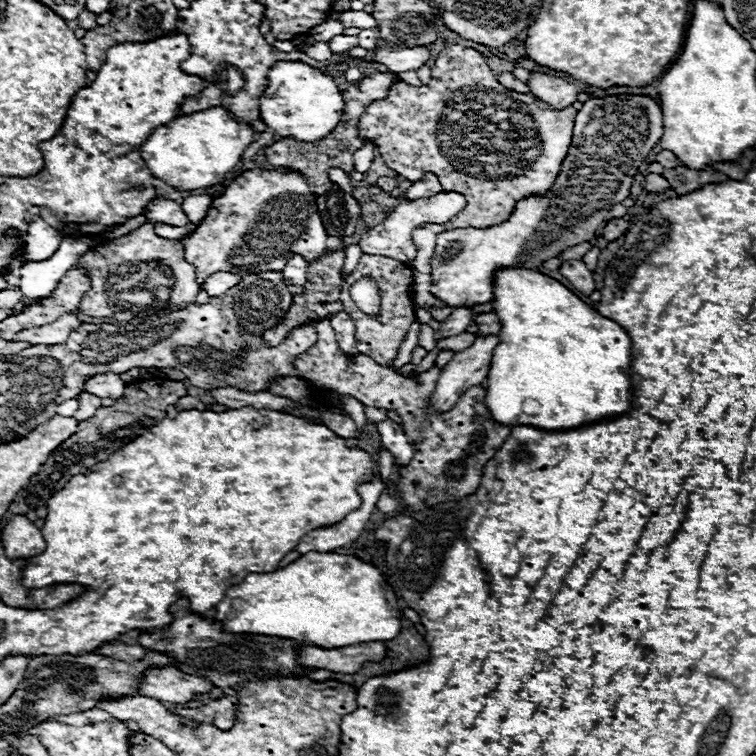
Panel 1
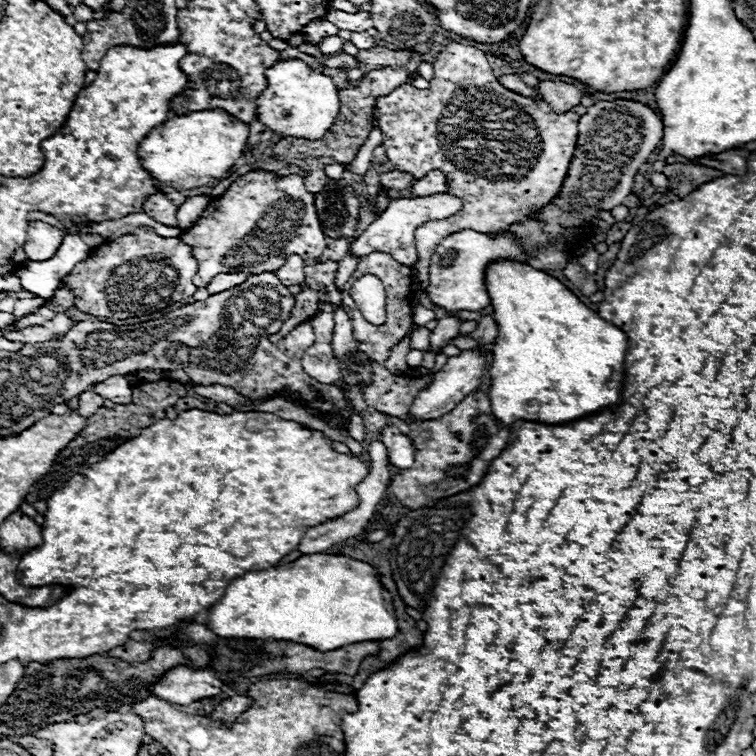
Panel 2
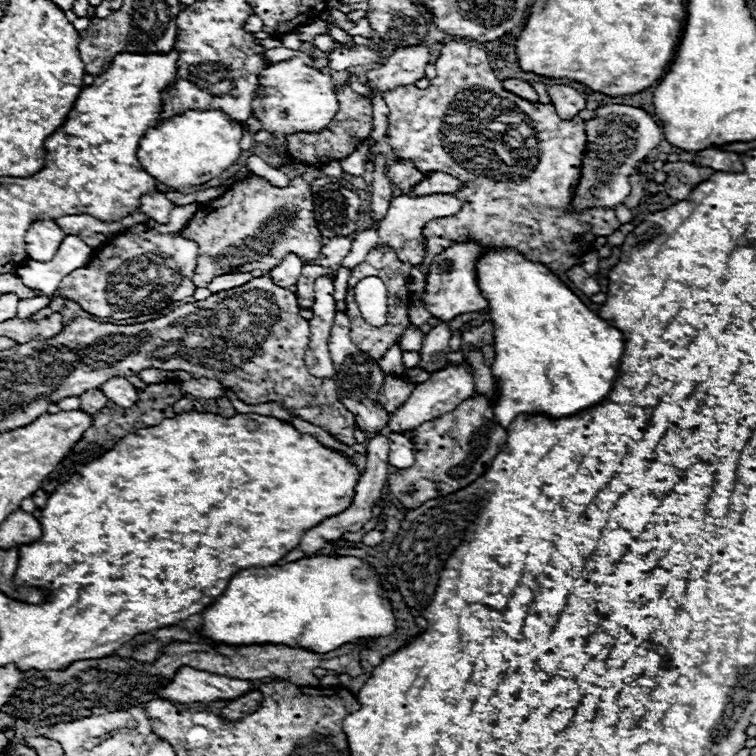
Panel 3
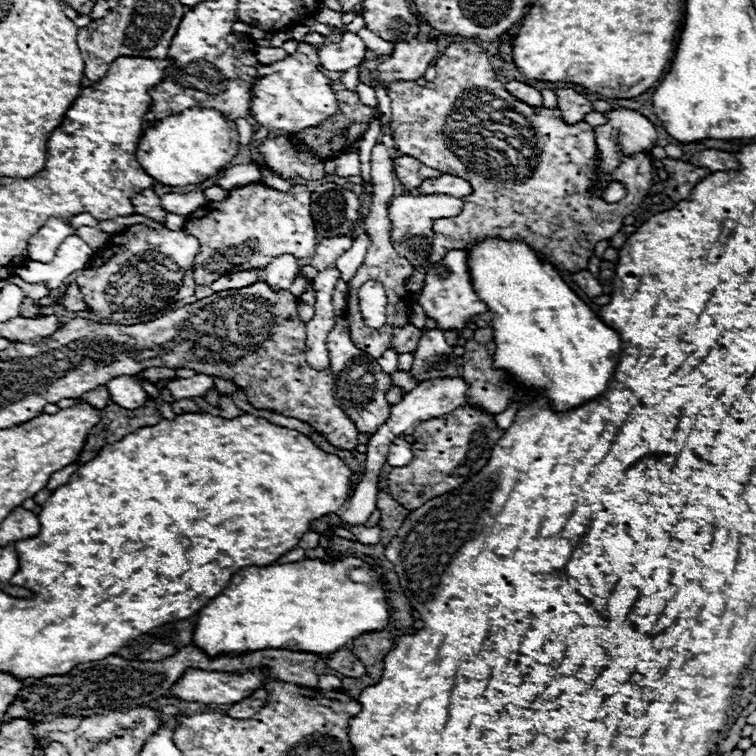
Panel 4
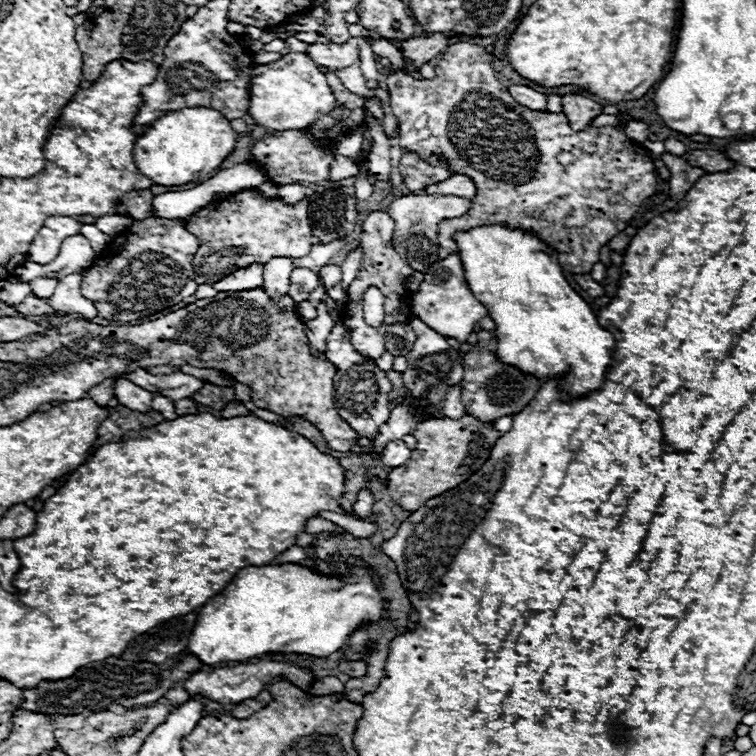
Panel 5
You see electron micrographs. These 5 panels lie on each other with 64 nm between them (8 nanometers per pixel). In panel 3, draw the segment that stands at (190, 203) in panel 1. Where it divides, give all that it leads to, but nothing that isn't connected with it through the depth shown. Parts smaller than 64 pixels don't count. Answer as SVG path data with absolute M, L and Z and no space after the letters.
M186 204L186 206L176 206L172 212L170 212L170 222L166 226L158 226L154 220L152 224L148 224L150 228L158 230L158 232L182 232L188 222L194 218L194 214L200 210L202 204Z

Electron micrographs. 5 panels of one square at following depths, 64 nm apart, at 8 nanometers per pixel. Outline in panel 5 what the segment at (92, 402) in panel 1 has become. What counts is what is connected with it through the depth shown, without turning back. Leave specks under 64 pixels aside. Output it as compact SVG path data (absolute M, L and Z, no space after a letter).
M114 378L104 380L102 384L96 384L94 388L90 388L88 398L92 398L96 404L102 404L102 408L104 408L104 406L108 406L110 398L114 396L114 392L112 392L112 382L114 382Z

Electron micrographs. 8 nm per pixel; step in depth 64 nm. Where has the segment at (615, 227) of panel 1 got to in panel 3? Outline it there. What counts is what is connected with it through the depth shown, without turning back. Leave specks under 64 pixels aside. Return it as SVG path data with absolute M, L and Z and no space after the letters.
M620 224L620 228L614 230L614 232L608 236L608 244L610 244L610 246L620 246L620 244L624 242L626 234L632 232L632 230L634 230L632 224Z

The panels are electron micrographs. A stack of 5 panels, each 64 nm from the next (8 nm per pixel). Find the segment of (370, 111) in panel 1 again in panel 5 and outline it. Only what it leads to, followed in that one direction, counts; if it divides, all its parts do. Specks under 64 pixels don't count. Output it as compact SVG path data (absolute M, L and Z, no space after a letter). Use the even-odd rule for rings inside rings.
M456 42L446 48L436 66L432 80L416 80L404 72L396 72L386 78L390 108L398 118L400 146L408 152L416 152L422 158L432 154L442 156L450 172L470 176L476 184L476 196L472 208L454 220L442 220L438 224L438 248L442 256L458 252L454 234L476 226L504 224L512 230L530 230L540 236L550 248L558 252L558 262L564 272L582 274L590 272L592 262L598 262L600 246L628 226L628 220L638 212L642 202L654 194L656 174L652 156L644 146L630 146L624 132L616 128L584 128L574 132L566 116L554 112L534 112L520 106L510 92L498 82L490 54L470 42ZM568 150L576 156L574 166L562 166L558 154Z

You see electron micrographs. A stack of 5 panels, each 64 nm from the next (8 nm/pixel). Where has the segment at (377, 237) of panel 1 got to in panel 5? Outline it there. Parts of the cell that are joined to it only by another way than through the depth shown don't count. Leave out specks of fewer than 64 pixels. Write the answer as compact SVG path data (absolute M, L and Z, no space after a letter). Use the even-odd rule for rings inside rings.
M408 194L408 196L396 198L388 206L388 214L394 220L394 238L392 238L394 250L402 258L406 258L414 270L426 274L426 268L430 268L430 264L436 262L438 222L448 220L448 218L458 218L468 208L470 208L470 200L460 198L460 196L438 196L438 194L434 194L434 196L428 196L428 194L414 196L414 194ZM358 246L354 248L352 252L348 252L348 256L346 256L346 260L340 264L342 271L342 281L344 291L348 292L349 284L356 277L357 271L359 269L360 262L362 260L362 248Z

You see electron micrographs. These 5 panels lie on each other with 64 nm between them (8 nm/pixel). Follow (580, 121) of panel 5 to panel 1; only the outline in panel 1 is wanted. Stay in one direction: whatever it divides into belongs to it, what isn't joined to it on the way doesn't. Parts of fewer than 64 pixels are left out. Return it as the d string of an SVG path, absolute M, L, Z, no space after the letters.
M530 72L530 78L526 84L530 86L530 92L538 100L546 102L550 108L566 108L576 102L578 88L572 82L566 82L564 78Z

